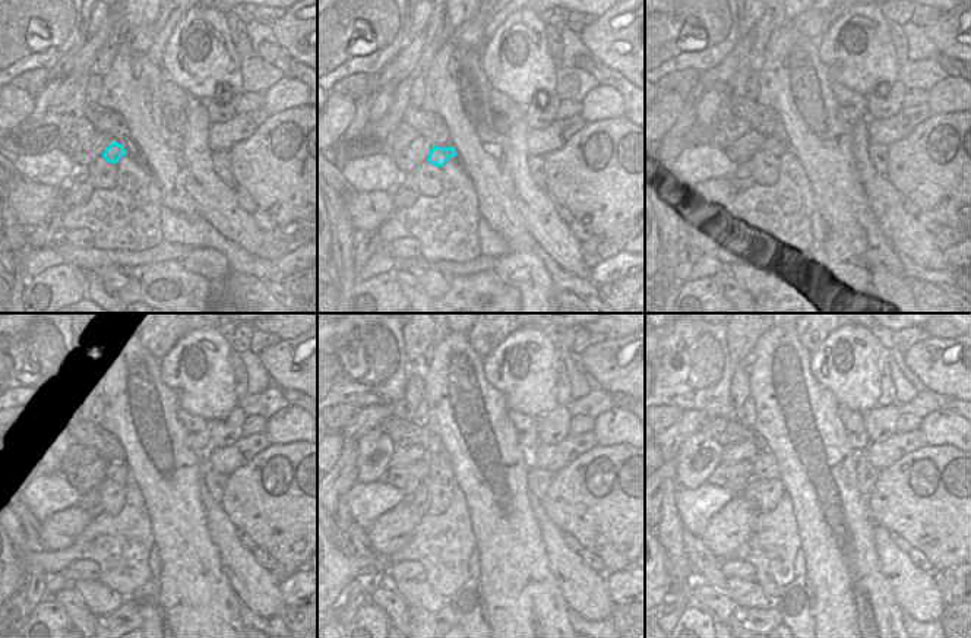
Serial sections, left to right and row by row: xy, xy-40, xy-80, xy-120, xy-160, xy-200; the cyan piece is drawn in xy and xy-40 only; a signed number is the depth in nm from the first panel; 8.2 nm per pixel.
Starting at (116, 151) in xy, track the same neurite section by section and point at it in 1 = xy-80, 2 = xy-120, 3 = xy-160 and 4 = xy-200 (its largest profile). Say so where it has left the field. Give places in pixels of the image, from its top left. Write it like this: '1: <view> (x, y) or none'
1: xy-80 (771, 145)
2: xy-120 (116, 471)
3: xy-160 (439, 466)
4: xy-200 (765, 464)

